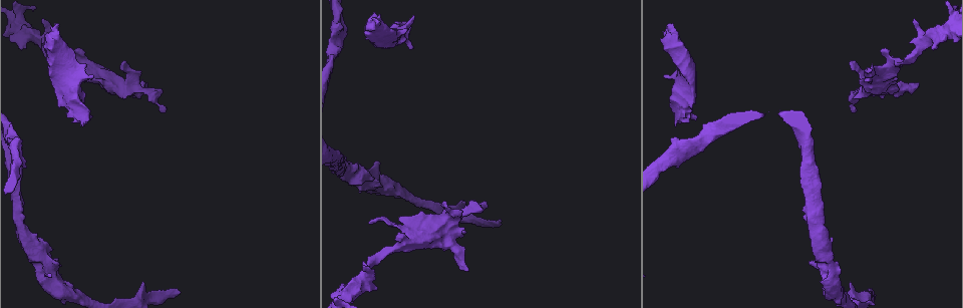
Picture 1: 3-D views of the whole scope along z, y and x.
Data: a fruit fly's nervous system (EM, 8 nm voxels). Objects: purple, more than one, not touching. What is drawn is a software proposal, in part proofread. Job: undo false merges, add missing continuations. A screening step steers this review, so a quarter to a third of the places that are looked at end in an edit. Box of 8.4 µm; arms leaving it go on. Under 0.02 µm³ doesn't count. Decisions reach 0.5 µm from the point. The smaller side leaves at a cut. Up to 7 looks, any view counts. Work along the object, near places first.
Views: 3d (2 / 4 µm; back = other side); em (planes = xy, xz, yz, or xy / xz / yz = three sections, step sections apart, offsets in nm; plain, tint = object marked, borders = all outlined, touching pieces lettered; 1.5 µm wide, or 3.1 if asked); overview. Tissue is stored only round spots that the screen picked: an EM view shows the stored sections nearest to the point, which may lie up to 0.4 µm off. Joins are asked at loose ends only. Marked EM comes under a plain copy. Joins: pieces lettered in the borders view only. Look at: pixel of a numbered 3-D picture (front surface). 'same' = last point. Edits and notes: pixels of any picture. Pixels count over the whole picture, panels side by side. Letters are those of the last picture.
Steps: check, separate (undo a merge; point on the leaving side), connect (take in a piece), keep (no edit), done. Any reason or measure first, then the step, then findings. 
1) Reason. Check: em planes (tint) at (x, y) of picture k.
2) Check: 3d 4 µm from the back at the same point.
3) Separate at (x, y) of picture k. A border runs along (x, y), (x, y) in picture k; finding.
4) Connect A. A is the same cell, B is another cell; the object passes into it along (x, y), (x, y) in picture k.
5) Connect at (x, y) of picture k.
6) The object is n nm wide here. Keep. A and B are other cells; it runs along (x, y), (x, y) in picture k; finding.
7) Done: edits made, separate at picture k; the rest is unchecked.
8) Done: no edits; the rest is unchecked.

Branch stops here. Check: em xz step 4 (tint) at (854, 111) of picture 1.

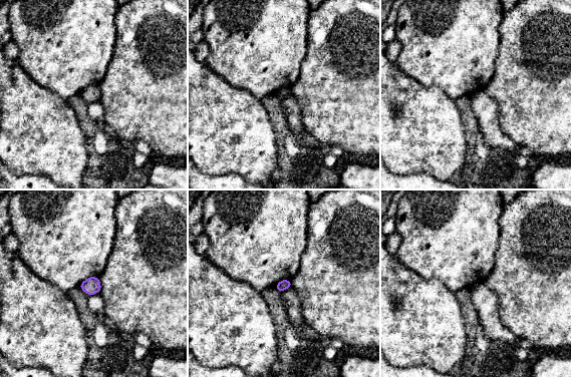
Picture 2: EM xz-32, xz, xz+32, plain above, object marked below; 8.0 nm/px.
Check: em xz step 4 (borders) at the same point.

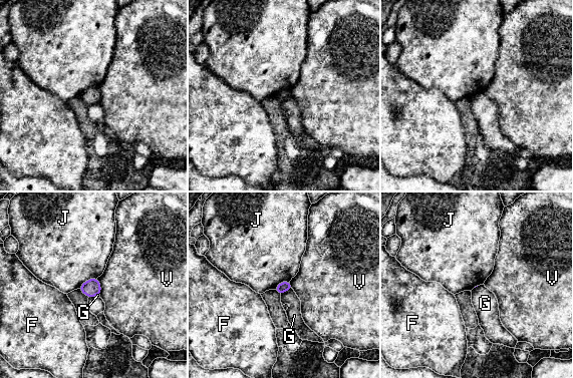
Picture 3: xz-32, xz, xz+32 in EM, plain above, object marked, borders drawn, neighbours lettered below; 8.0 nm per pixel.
Keep. F, G, J and V are other cells; a border runs along (291, 288), (281, 294) in picture 3; none of them fits.

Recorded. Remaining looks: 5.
Branch stops here. Check: em planes (borders) at (400, 219) of picture 1.

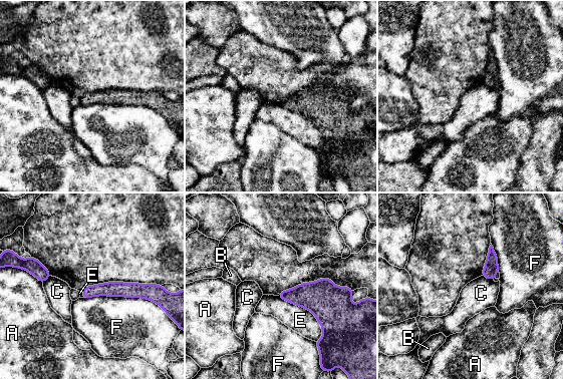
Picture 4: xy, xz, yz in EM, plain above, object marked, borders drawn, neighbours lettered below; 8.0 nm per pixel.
Keep. A, B, C, E and F are other cells; a border runs along (84, 297), (144, 297), (157, 304) in picture 4; no lettered piece goes on from it.

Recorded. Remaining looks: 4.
Check: em planes (borders) at (663, 76) of picture 1.

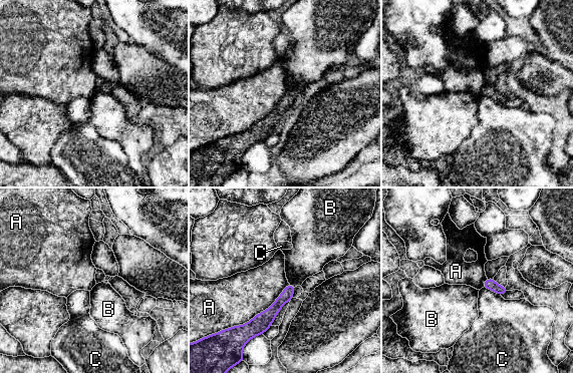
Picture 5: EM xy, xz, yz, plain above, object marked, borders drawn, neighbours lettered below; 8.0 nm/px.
Keep. A, B and C are other cells; it runs along (291, 288), (257, 326), (247, 330) in picture 5; none of them fits.

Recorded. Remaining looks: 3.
Done: no edits; the rest is unchecked.

